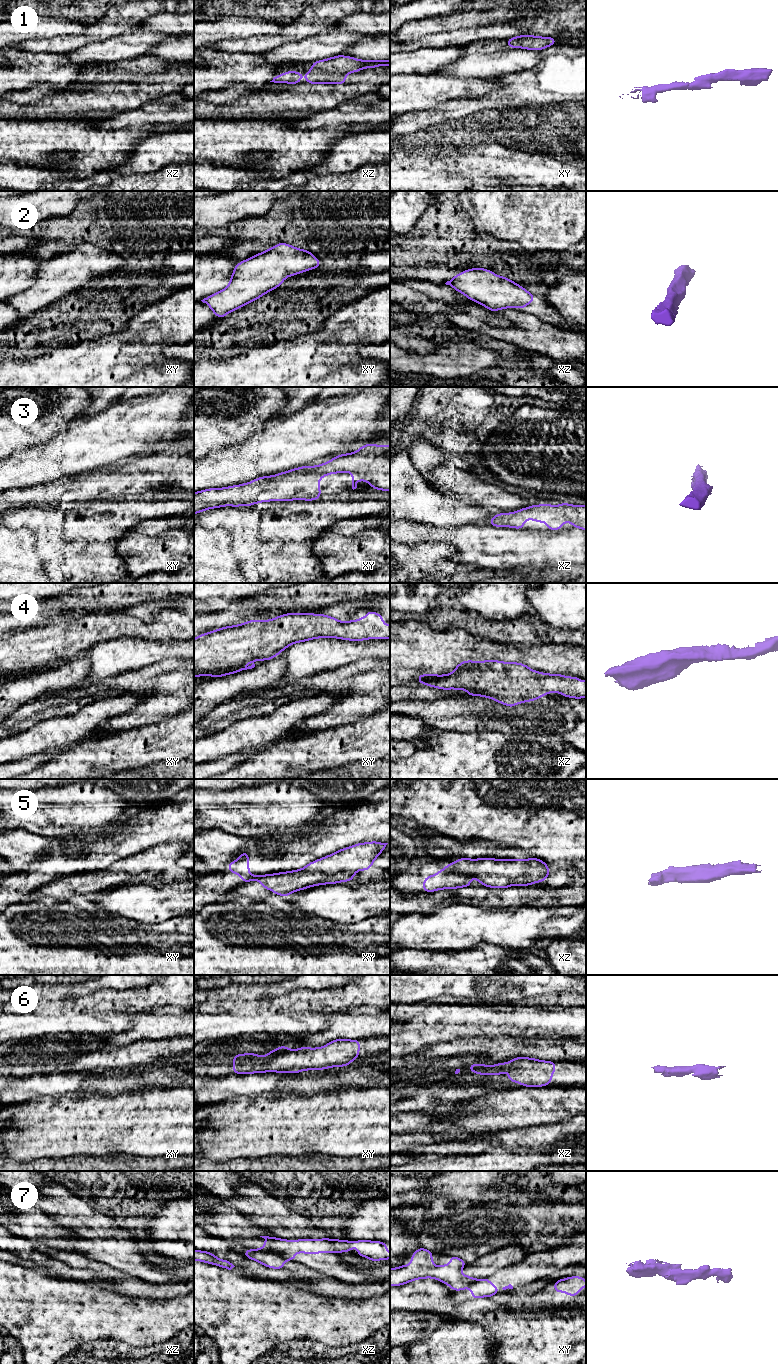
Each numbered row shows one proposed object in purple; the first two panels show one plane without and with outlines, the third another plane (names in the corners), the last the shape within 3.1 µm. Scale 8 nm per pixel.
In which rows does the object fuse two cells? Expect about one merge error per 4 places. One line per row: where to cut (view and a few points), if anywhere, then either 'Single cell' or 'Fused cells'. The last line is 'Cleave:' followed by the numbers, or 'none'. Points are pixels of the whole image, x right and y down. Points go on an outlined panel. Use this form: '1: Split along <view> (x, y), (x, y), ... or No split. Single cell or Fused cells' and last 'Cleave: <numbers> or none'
1: No split. Single cell
2: No split. Single cell
3: No split. Single cell
4: No split. Single cell
5: Split along xz (445, 868), (450, 872), (469, 877). Fused cells
6: No split. Single cell
7: Split along xz (262, 1248), (277, 1253), (284, 1259). Fused cells
Cleave: 5, 7

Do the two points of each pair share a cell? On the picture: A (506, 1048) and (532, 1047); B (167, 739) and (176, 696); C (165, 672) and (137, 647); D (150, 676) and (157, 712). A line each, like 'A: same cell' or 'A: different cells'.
A: same cell
B: different cells
C: different cells
D: same cell

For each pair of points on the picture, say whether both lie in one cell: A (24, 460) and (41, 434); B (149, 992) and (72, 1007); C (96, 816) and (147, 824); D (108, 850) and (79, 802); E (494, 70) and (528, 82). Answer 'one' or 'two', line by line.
A: two
B: one
C: two
D: two
E: two

